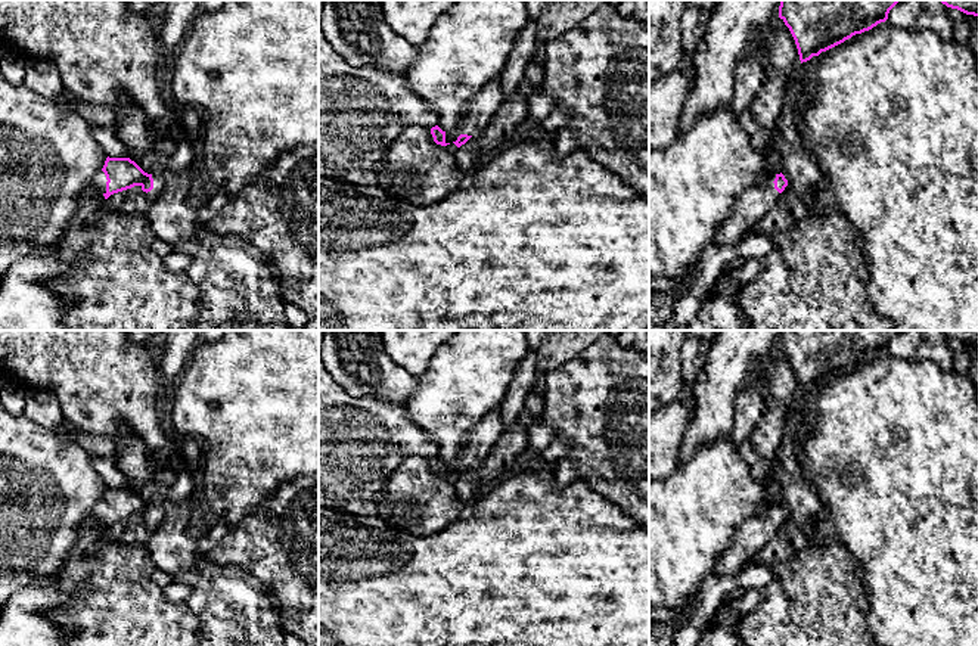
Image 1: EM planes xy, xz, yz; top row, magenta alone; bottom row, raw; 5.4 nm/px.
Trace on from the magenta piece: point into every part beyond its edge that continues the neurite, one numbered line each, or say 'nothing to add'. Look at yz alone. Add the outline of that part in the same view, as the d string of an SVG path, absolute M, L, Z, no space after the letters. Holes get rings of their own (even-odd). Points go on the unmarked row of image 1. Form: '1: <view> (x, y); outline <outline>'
1: yz (755, 533); outline M776 504L769 506L764 516L751 518L738 528L733 546L721 555L714 575L736 575L748 565L749 559L774 537L779 529L779 522L773 513L774 509Z

